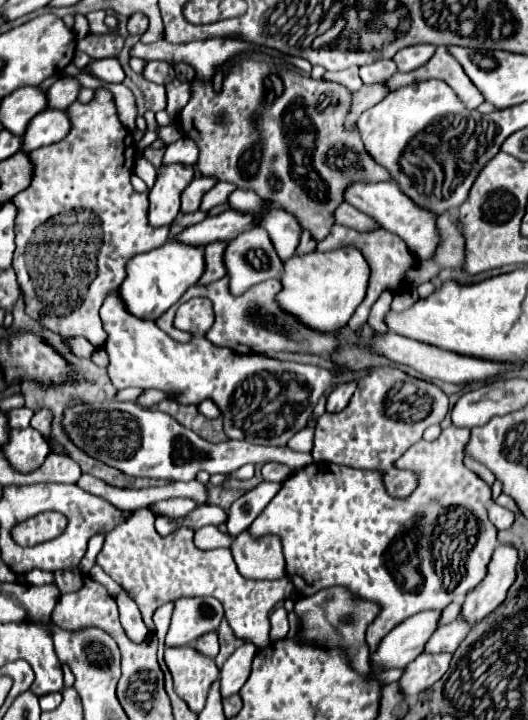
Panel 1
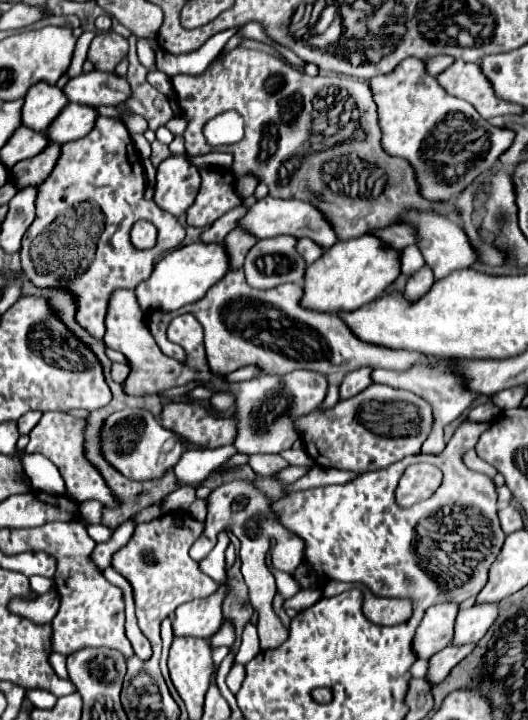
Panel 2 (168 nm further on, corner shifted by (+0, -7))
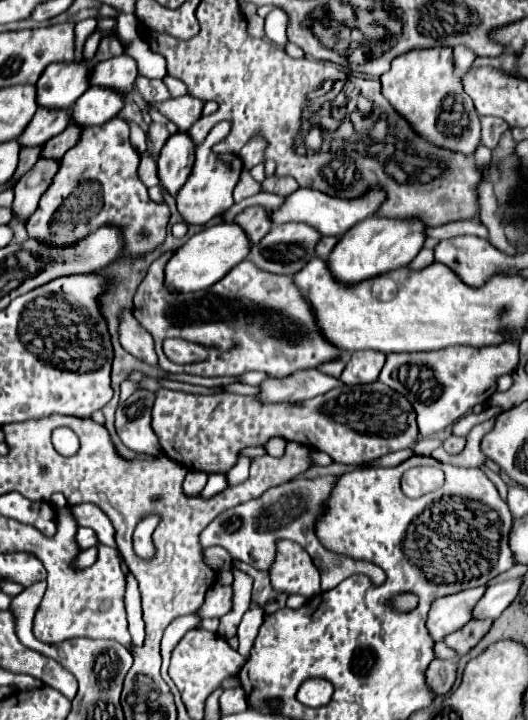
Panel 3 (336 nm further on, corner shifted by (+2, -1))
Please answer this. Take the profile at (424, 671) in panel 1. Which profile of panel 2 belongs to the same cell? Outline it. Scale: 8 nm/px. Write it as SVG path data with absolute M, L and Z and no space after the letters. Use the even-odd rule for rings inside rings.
M469 643L469 645L449 645L443 651L435 653L431 657L431 667L429 667L429 673L427 673L429 683L433 683L433 685L441 683L451 673L451 669L459 661L463 661L473 649L475 649L473 643Z

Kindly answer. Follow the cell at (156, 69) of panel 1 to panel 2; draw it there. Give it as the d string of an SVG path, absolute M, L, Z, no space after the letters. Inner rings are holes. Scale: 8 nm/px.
M139 39L137 41L137 54L142 65L149 70L155 68L155 51L150 40Z

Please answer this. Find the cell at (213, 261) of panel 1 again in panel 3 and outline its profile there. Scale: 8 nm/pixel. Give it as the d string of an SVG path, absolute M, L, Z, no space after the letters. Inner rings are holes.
M249 207L235 217L235 223L245 231L251 245L259 243L261 237L273 227L267 213L269 211L265 211L263 207Z

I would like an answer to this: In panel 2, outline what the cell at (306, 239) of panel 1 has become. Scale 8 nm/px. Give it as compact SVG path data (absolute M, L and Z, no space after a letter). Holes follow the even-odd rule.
M263 197L259 199L249 213L239 221L239 225L253 233L255 237L263 239L263 237L274 237L278 235L293 235L293 237L309 237L313 239L317 245L321 247L331 247L337 243L337 235L333 231L333 227L329 227L329 221L325 221L325 217L315 211L313 205L299 201L299 199L273 199L273 197Z

